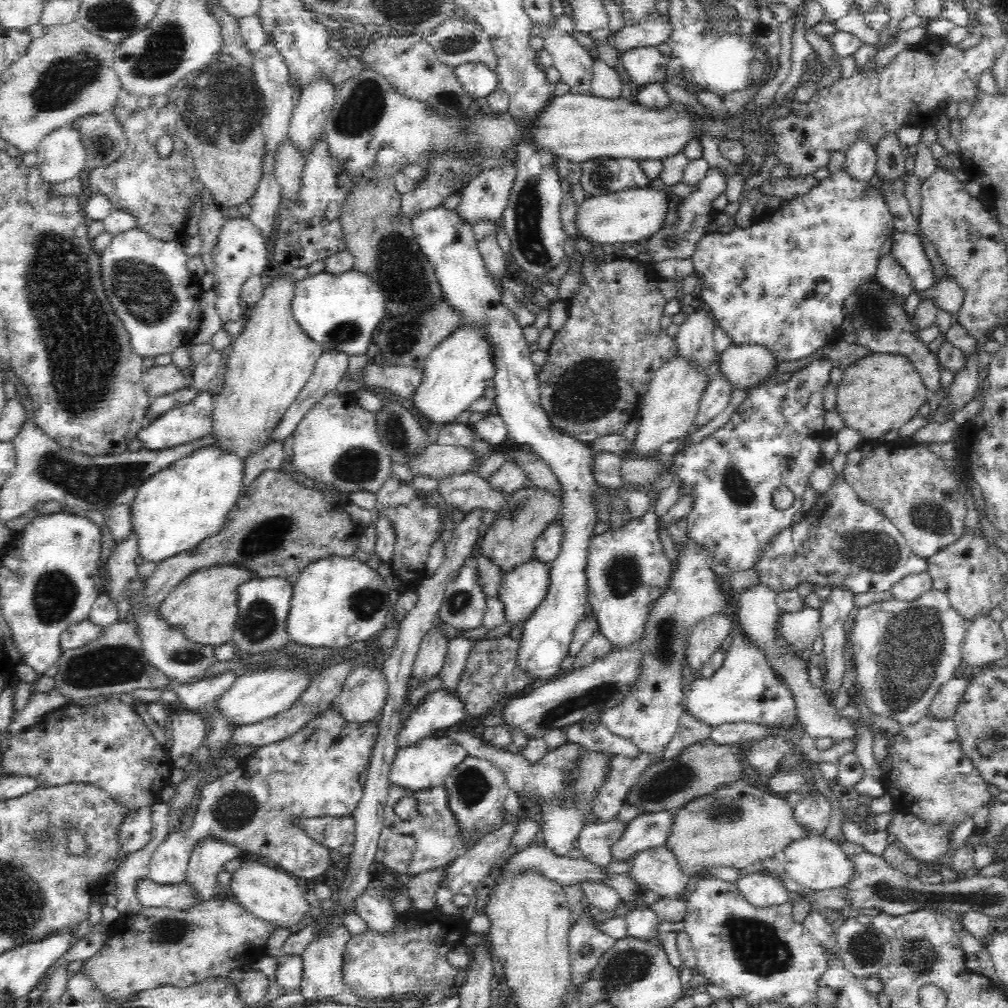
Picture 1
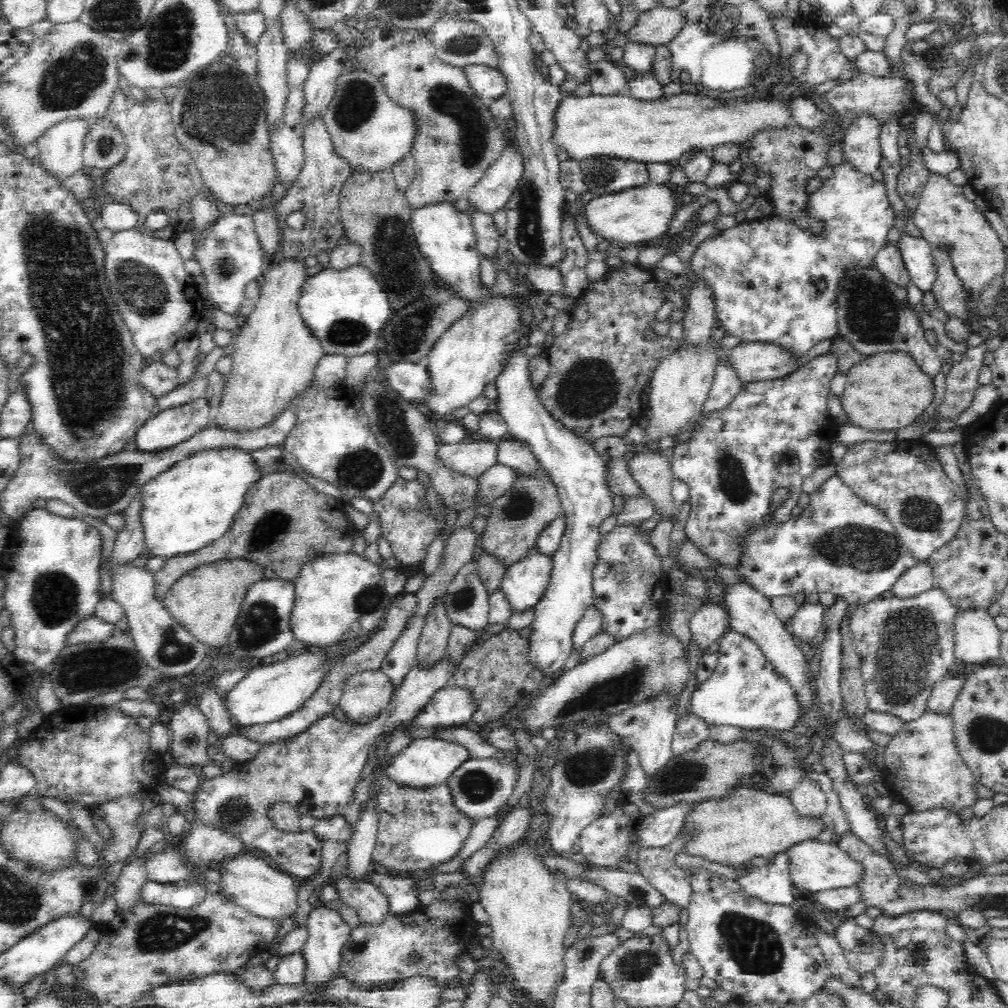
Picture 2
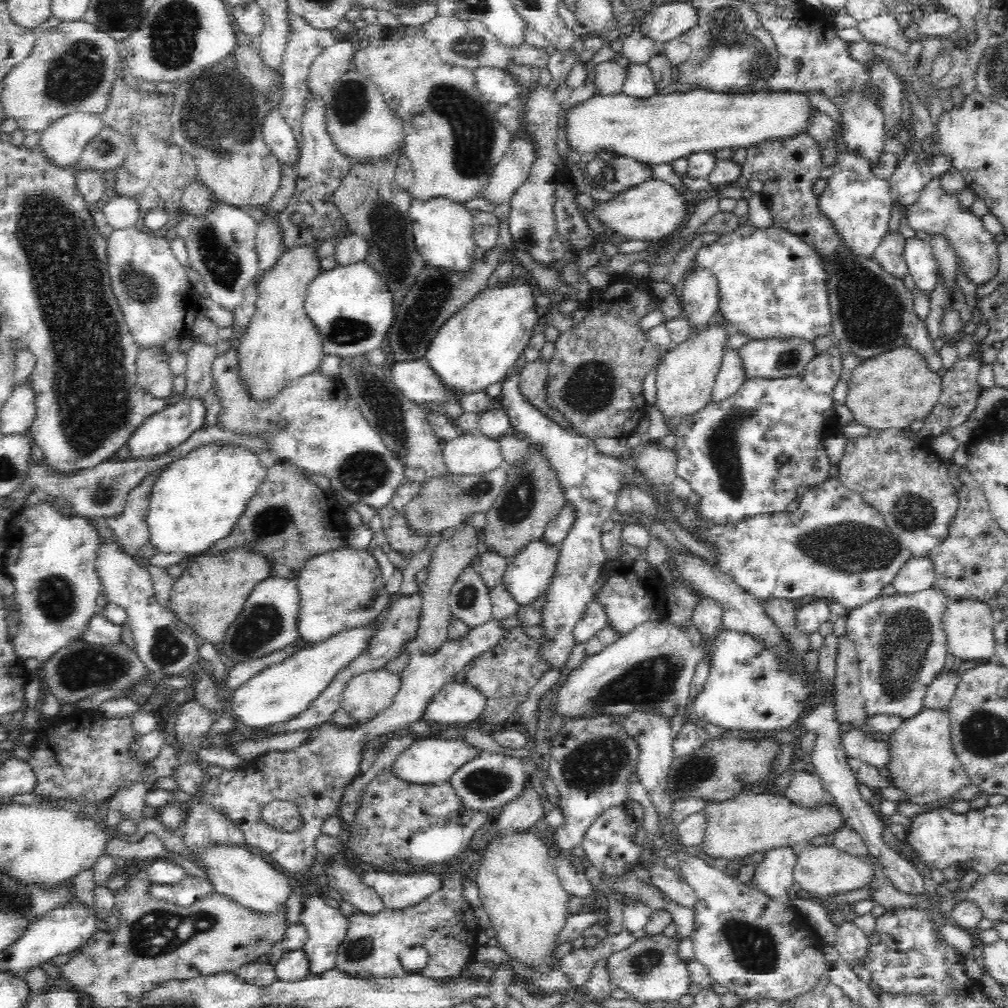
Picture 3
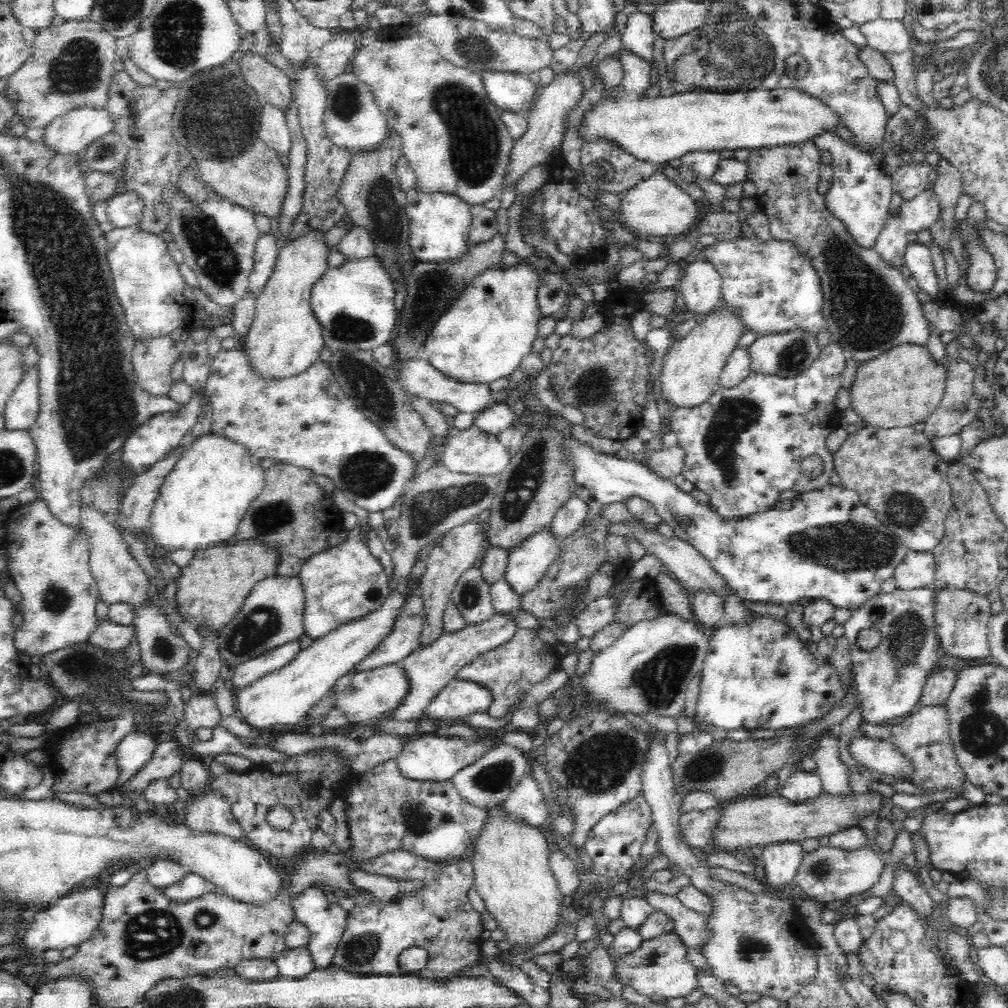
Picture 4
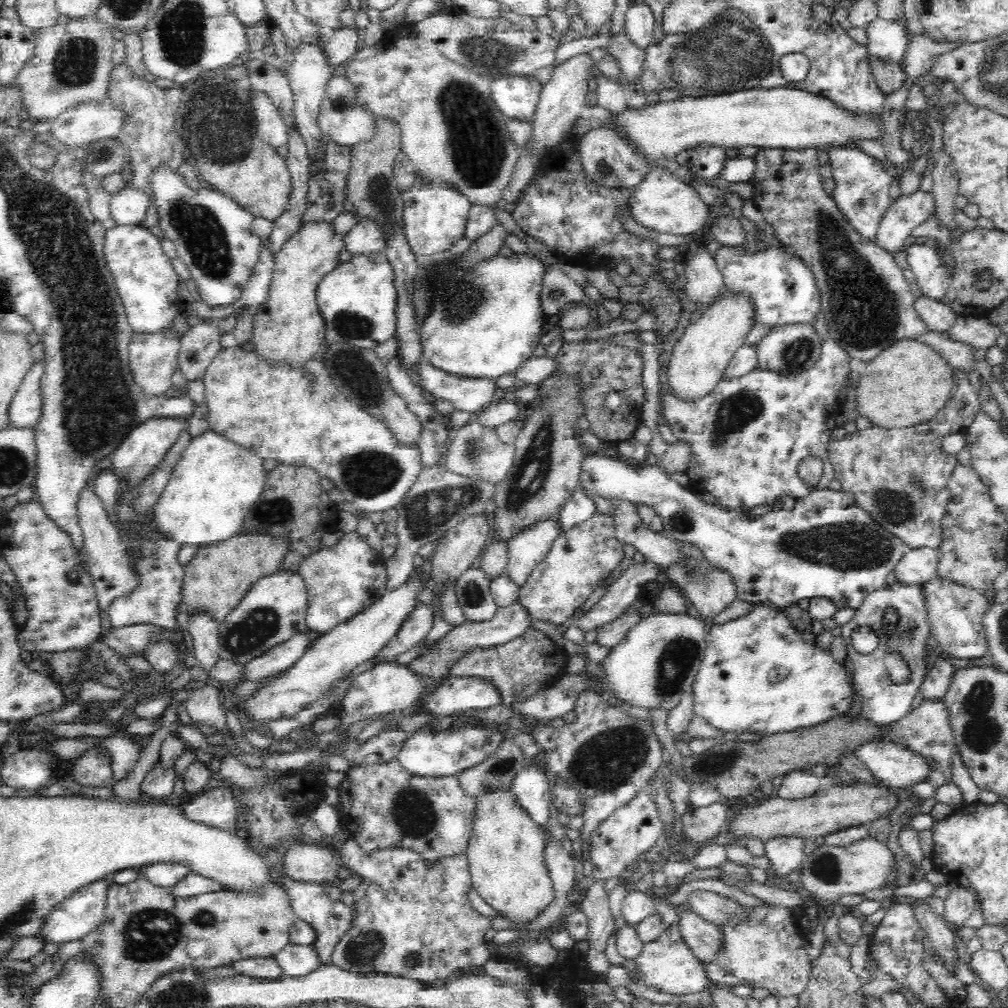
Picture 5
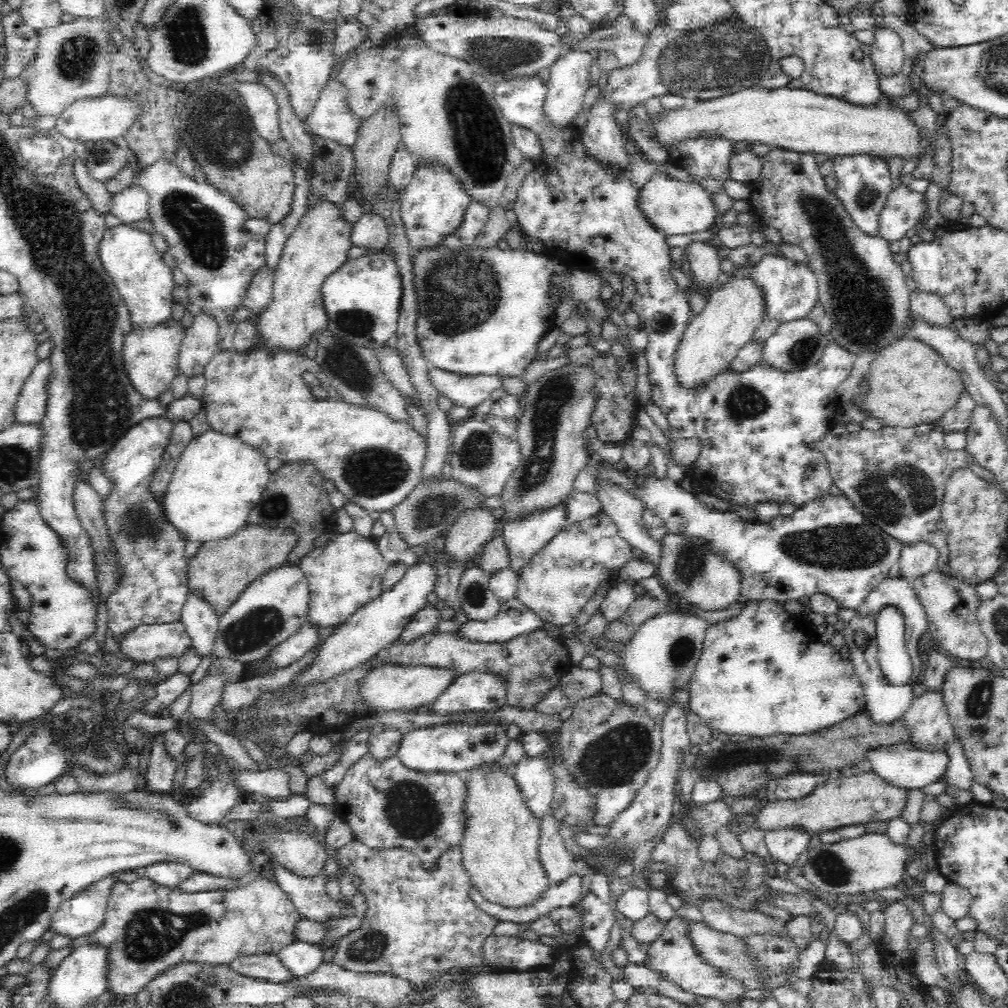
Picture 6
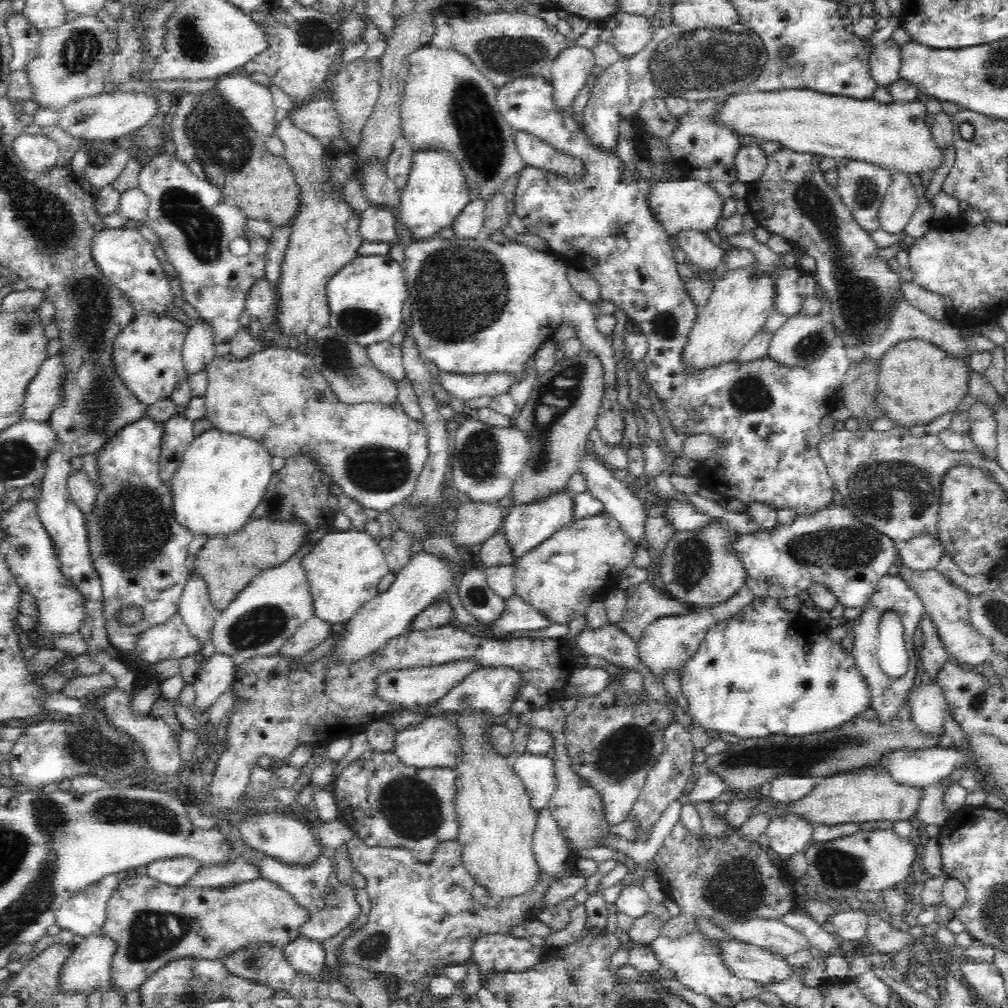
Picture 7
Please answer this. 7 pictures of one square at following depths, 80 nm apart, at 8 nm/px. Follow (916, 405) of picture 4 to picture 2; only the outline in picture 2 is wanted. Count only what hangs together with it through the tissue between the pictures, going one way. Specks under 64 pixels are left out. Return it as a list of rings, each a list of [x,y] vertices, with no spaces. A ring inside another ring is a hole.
[[[884,352],[872,357],[862,358],[854,365],[846,376],[844,392],[839,397],[850,425],[870,431],[896,430],[912,425],[925,412],[929,412],[930,404],[936,394],[934,378],[921,370],[915,359],[906,352]]]

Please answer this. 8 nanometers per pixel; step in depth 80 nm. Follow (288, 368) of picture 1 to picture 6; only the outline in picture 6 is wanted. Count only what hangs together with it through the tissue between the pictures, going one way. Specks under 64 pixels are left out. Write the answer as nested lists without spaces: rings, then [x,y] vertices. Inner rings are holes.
[[[316,199],[307,205],[274,270],[272,302],[258,316],[257,334],[262,338],[260,347],[300,352],[303,346],[309,345],[312,334],[328,328],[322,284],[348,260],[348,250],[354,246],[350,237],[353,226],[354,223],[342,217],[342,208],[334,201]]]

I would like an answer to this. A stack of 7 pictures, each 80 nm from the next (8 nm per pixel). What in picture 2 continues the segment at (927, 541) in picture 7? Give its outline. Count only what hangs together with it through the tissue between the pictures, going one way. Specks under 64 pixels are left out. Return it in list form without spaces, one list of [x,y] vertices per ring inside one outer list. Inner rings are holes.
[[[917,561],[902,572],[891,586],[891,591],[899,597],[913,597],[933,587],[934,571],[930,564]]]

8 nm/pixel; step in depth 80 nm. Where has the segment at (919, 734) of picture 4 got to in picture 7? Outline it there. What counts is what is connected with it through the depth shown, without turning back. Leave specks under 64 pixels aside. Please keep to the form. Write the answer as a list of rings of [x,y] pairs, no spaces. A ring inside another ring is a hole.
[[[935,682],[920,685],[909,691],[908,698],[912,705],[910,713],[918,728],[942,736],[944,713],[948,707],[942,687]]]

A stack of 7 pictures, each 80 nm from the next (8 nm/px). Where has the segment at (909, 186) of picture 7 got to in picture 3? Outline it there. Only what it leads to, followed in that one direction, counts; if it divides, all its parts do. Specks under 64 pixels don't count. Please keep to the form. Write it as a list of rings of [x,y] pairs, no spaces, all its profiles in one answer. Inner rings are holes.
[[[933,177],[922,189],[920,196],[911,205],[906,205],[904,220],[915,232],[921,230],[930,236],[936,233],[948,235],[952,240],[952,248],[956,251],[957,264],[978,289],[996,276],[999,254],[995,250],[995,241],[991,239],[992,234],[985,229],[980,217],[975,216],[970,209],[968,212],[963,212],[959,208],[957,196],[948,196],[941,191],[938,177]],[[888,229],[872,256],[886,271],[903,278],[908,273],[903,257],[905,244],[906,239],[900,235],[899,231],[892,232]]]

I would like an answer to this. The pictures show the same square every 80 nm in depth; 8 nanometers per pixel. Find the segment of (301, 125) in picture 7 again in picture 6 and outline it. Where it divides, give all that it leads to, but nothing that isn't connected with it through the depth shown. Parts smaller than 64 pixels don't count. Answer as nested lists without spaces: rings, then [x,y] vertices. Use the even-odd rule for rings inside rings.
[[[335,79],[322,89],[314,108],[302,121],[316,139],[332,140],[350,150],[356,145],[360,122],[345,107],[343,86]]]

